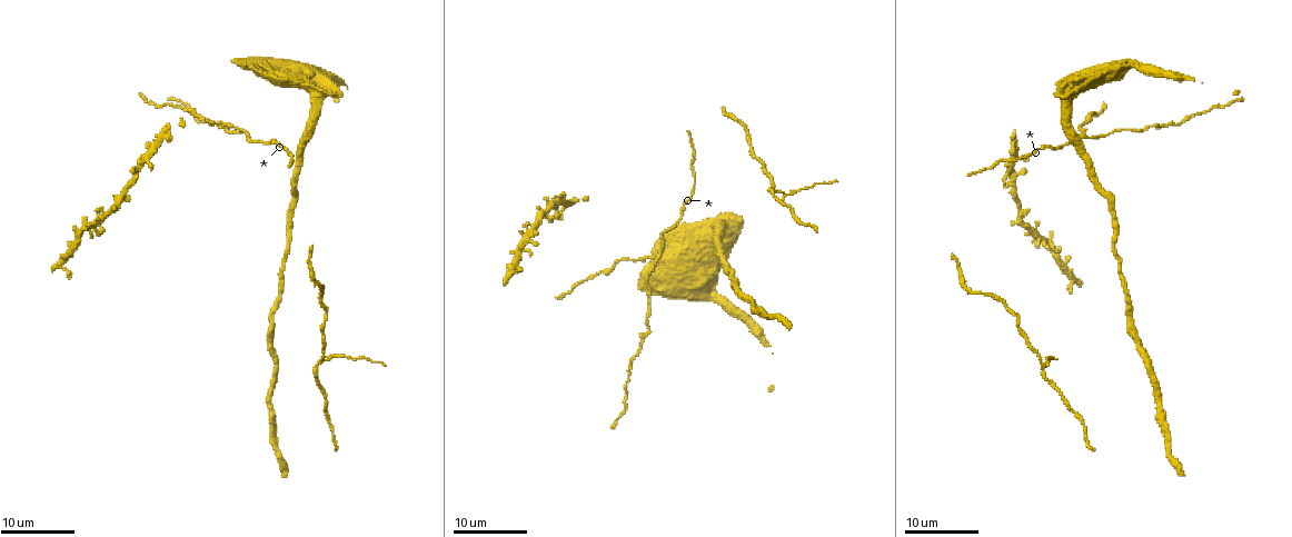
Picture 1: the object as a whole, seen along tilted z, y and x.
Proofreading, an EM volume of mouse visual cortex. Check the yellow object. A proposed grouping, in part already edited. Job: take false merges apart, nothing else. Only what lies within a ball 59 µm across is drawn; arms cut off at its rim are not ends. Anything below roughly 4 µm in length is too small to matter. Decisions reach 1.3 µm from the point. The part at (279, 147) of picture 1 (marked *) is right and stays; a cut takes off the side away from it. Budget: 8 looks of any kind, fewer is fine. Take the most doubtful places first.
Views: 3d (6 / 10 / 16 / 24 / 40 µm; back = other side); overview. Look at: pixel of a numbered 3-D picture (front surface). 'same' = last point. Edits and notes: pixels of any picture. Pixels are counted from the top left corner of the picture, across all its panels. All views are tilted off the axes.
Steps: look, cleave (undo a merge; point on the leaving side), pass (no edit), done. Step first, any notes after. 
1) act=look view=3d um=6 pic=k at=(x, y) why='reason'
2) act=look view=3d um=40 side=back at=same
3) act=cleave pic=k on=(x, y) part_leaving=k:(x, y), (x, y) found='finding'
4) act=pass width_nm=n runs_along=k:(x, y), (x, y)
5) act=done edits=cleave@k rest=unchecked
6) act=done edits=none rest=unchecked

act=look view=3d um=16 pic=1 at=(653, 257) why='arms part here'

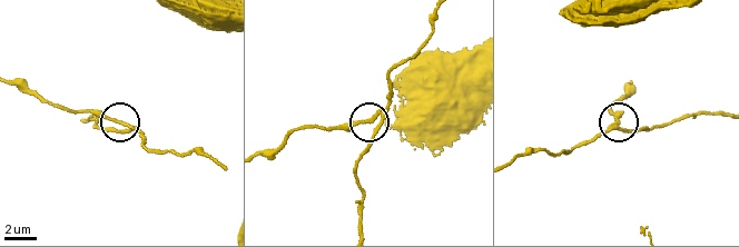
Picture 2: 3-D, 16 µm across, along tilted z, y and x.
act=look view=3d um=10 pic=2 at=(123, 124)

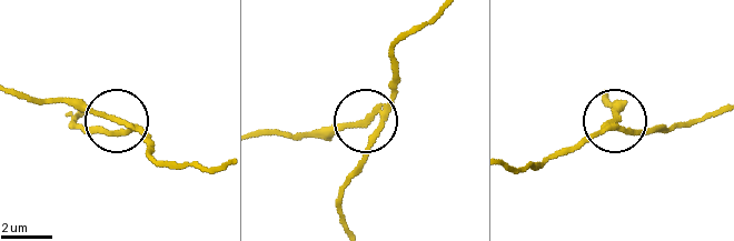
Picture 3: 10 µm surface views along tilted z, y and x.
act=cleave pic=3 on=(100, 114) part_leaving=3:(131, 126), (106, 113), (10, 93) found='two cells meet here'

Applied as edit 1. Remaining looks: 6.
act=look view=overview

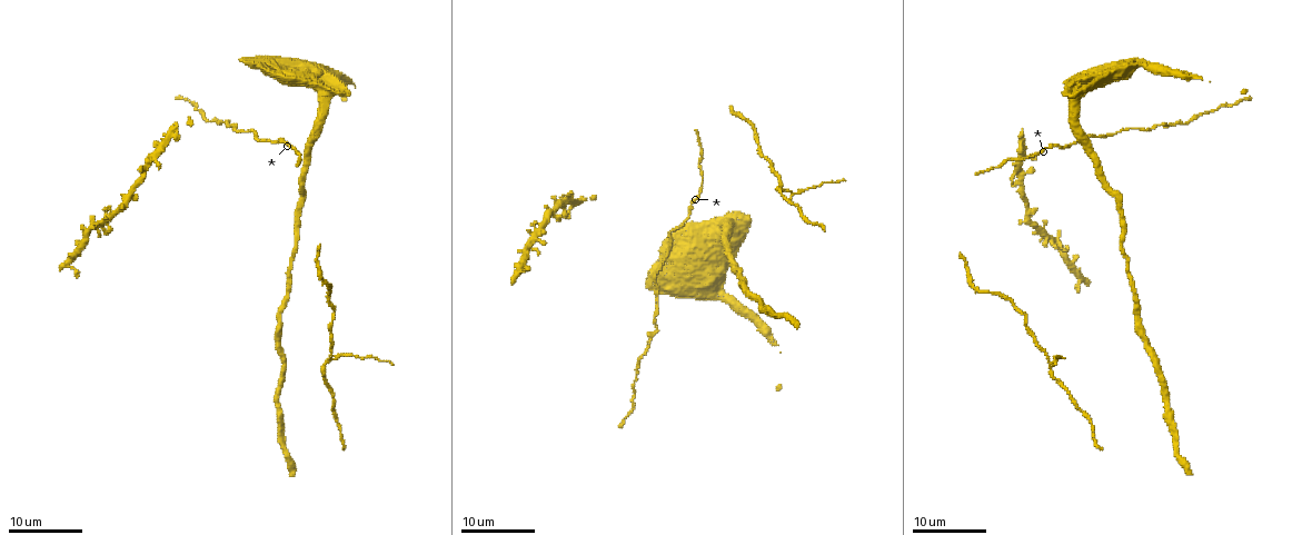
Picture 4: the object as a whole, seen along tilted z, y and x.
act=look view=3d um=24 pic=4 at=(783, 189) why='three-way junction'

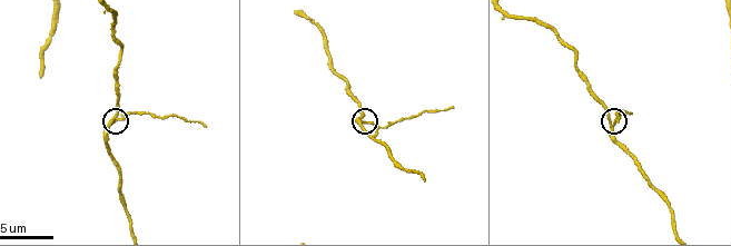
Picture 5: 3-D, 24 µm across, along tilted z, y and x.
act=look view=3d um=10 pic=5 at=(364, 123) why='closer look'

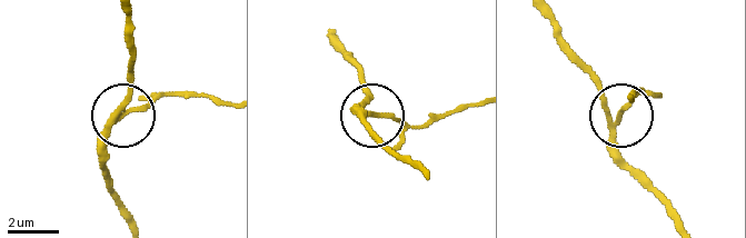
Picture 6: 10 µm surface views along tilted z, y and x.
act=cleave pic=6 on=(146, 105) arms=3 part_leaving=6:(117, 121), (168, 97), (228, 103) found='two cells meet here'

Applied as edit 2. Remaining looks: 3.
act=look view=overview

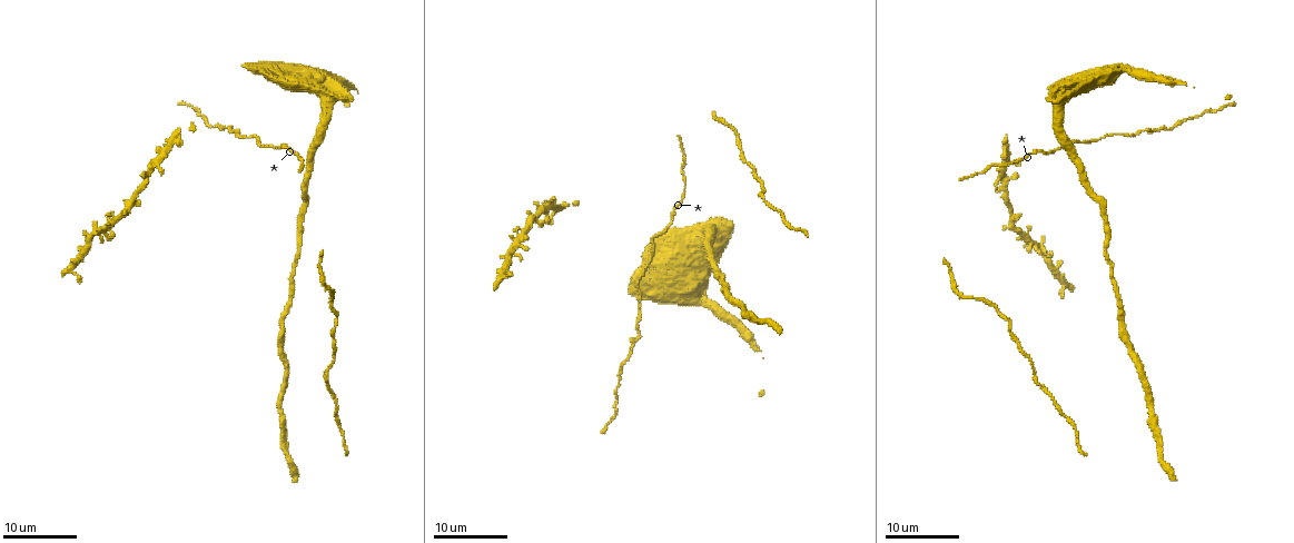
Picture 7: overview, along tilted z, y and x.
act=look view=3d um=16 pic=7 at=(673, 220)

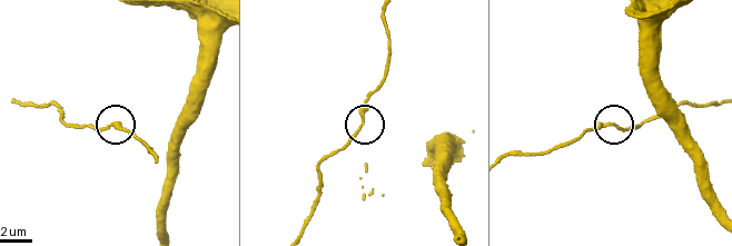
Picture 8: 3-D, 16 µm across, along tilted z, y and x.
act=look view=3d um=6 pic=8 at=(362, 123)

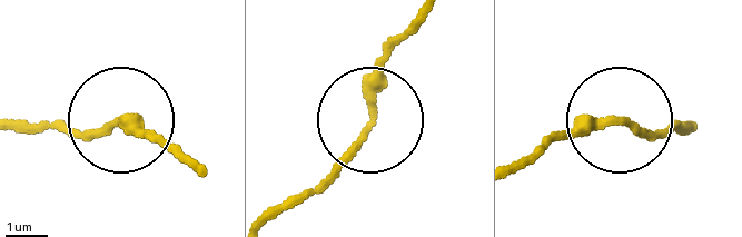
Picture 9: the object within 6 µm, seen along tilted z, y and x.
act=pass side_arm_um=47 runs_along=9:(545, 152), (620, 119), (692, 131) found='continuous, no second cell'

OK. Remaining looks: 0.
act=done edits=cleave@3,cleave@6 rest=unchecked

